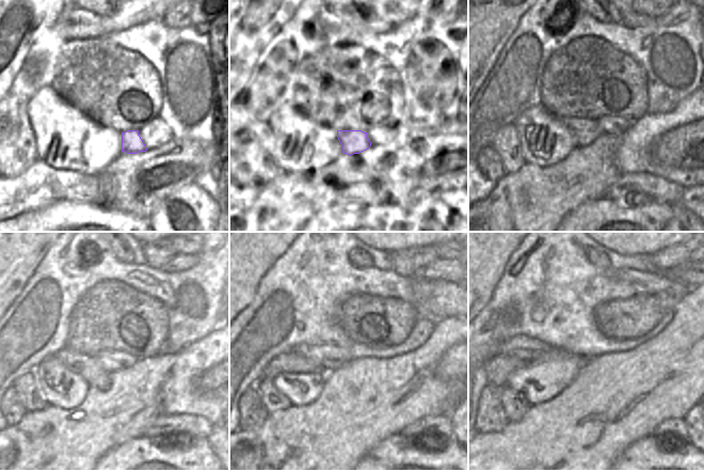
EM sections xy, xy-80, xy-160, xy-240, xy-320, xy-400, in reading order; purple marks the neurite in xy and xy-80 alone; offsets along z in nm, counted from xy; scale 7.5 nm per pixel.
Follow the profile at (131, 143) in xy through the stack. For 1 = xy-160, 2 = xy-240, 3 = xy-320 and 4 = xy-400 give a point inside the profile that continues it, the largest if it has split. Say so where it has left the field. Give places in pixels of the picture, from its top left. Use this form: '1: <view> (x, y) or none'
1: xy-160 (584, 132)
2: xy-240 (89, 366)
3: xy-320 (291, 361)
4: xy-400 (498, 370)

